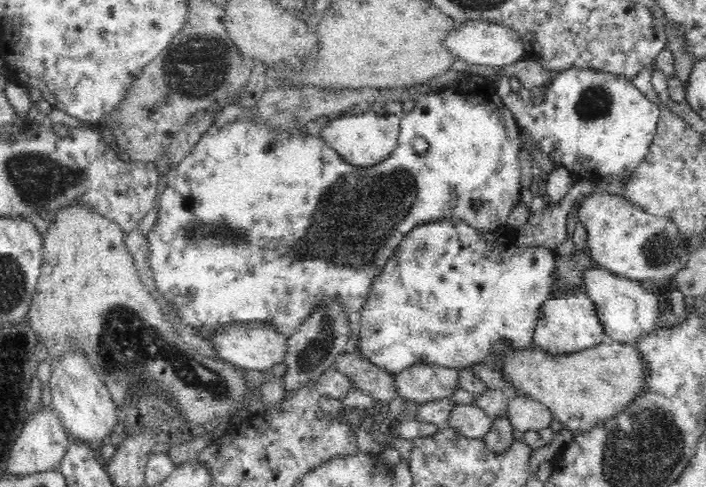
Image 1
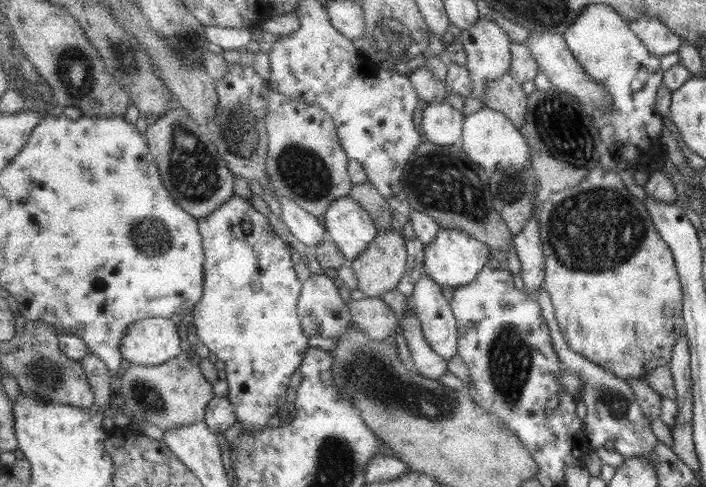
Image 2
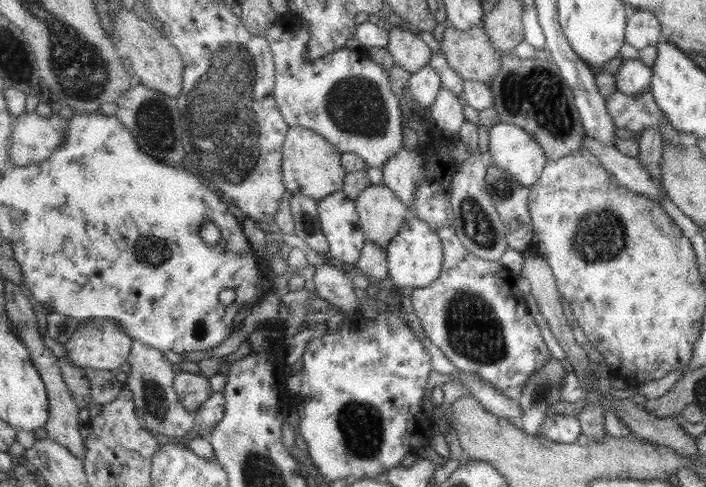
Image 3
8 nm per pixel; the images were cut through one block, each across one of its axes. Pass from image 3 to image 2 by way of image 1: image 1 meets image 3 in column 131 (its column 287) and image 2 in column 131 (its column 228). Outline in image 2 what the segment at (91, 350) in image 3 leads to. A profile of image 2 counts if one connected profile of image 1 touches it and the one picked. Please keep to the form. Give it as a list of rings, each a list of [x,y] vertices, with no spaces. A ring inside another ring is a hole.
[[[146,318],[134,322],[122,340],[125,360],[143,366],[157,366],[183,352],[179,325],[169,318]]]

